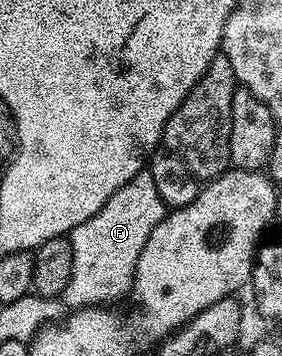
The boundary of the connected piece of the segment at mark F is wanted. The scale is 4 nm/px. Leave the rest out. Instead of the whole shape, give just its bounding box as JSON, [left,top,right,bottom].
[60,169,168,311]

